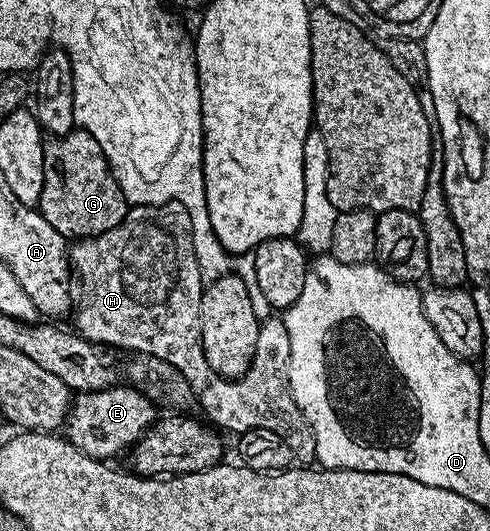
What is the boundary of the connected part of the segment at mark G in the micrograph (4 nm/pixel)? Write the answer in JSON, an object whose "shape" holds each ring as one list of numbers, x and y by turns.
{"shape":[[72,129,67,135,51,137,43,145,44,188,40,188,37,210,62,234,66,240,95,238,108,228,116,228,126,219,128,203,114,171,96,144,96,140,86,130]]}

